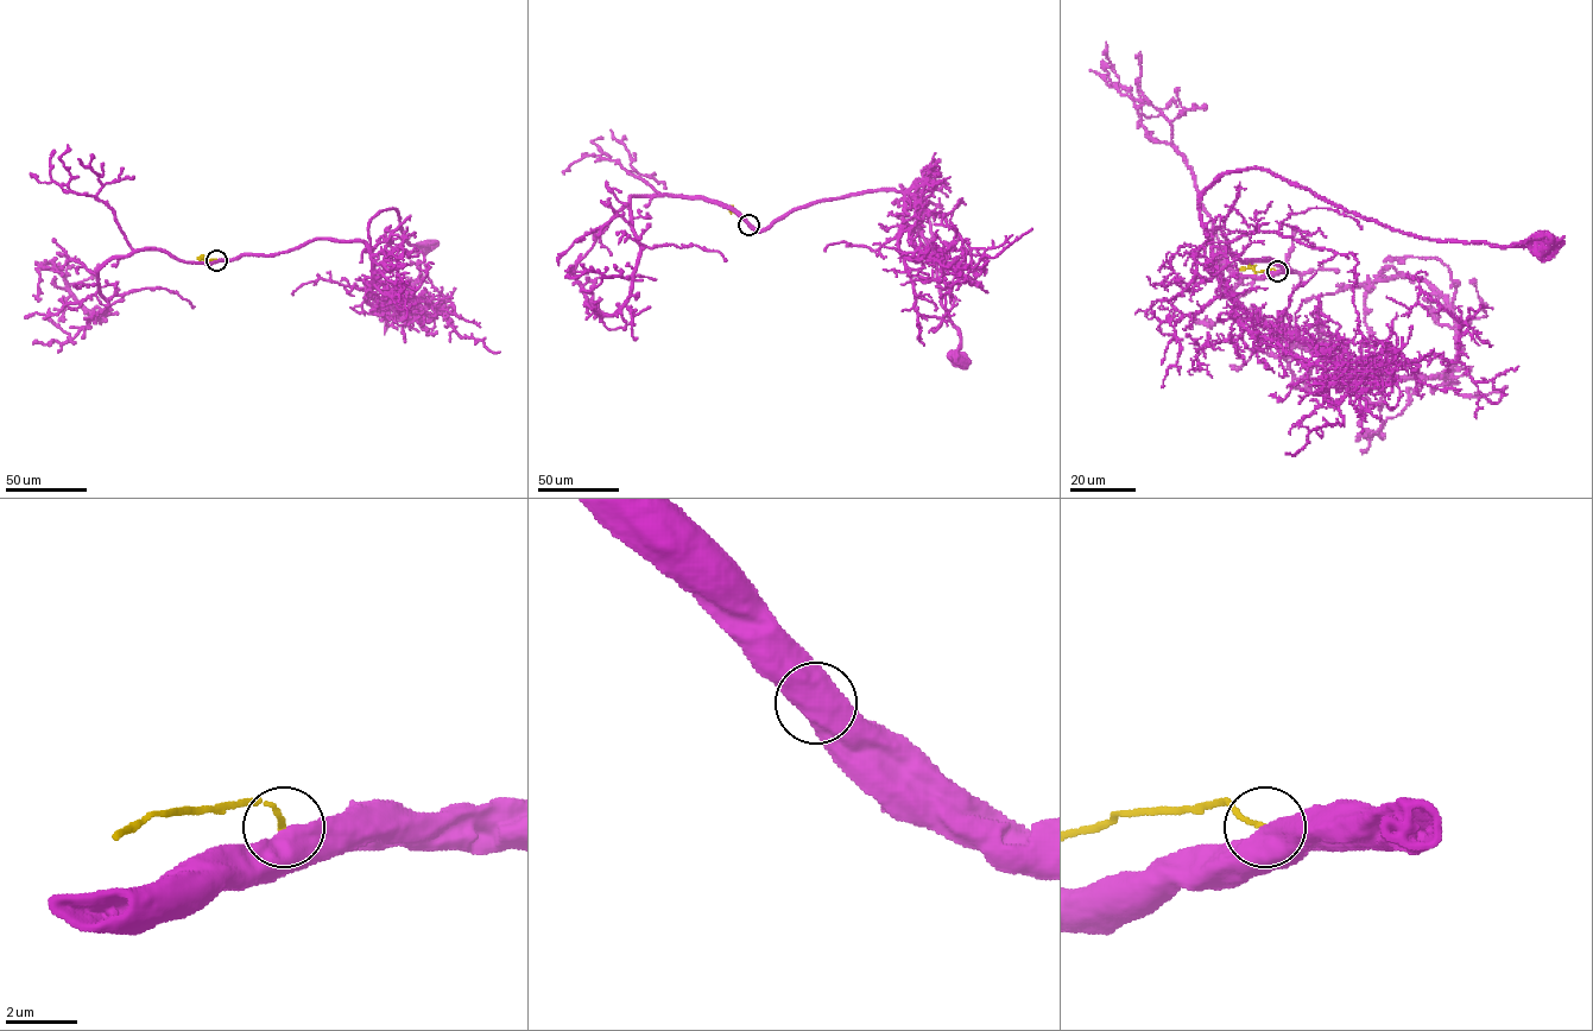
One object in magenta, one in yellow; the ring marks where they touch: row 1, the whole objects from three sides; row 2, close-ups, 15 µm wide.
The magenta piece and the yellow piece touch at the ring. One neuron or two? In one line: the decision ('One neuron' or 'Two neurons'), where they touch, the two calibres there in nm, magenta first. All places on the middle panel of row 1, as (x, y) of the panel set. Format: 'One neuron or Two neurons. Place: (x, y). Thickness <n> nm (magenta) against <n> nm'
Two neurons. Place: (748, 225). Thickness 800 nm (magenta) against 140 nm

